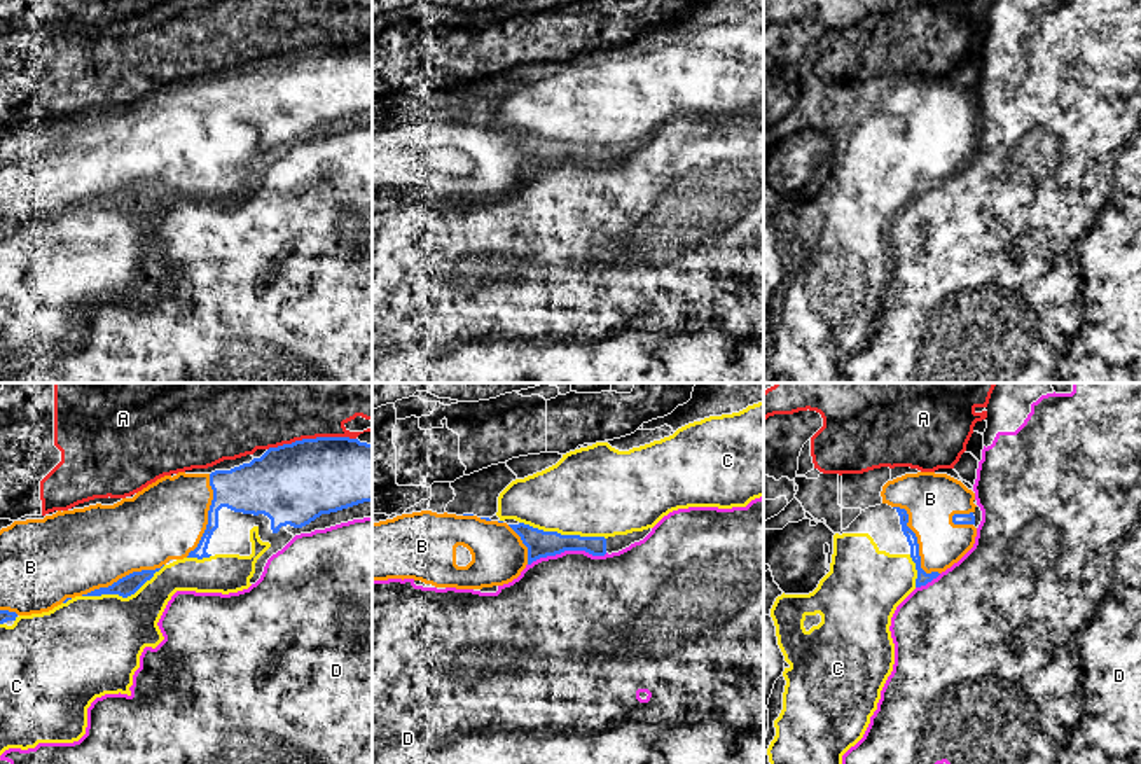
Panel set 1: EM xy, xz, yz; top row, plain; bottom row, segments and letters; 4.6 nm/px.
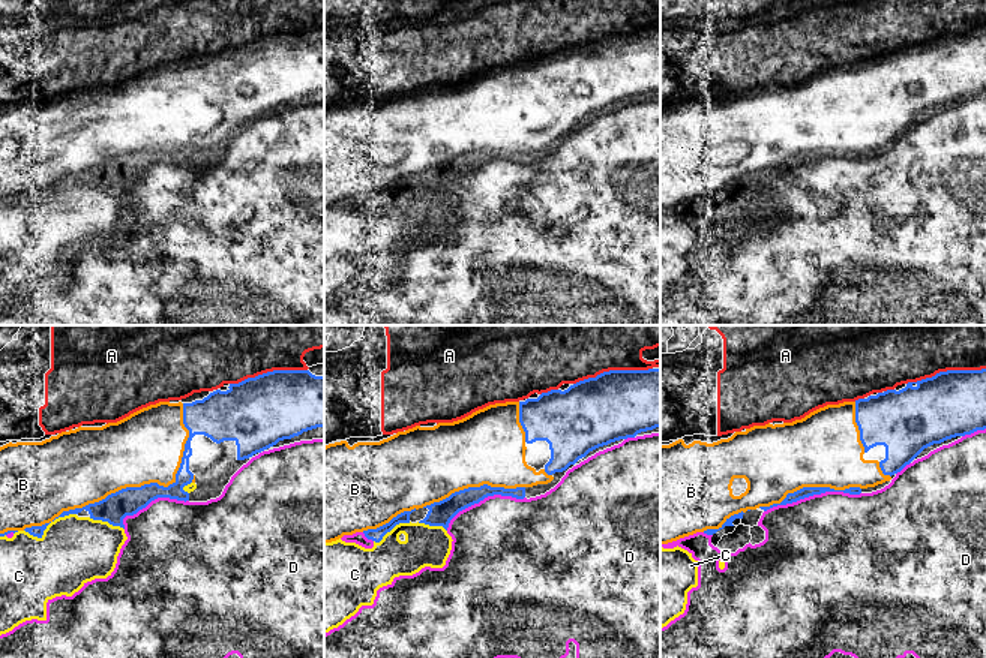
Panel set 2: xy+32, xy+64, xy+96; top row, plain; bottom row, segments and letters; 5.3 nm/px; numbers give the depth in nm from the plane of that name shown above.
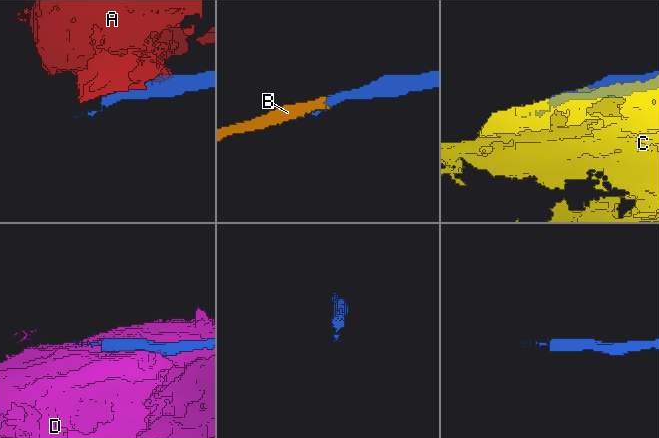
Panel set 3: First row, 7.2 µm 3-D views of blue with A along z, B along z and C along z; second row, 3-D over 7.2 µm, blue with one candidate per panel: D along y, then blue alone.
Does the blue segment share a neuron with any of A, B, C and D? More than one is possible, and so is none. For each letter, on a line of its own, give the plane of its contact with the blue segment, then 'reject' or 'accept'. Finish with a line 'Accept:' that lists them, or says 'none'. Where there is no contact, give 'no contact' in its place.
A: xy | reject
B: yz | accept
C: xz | reject
D: xz | reject
Accept: B

